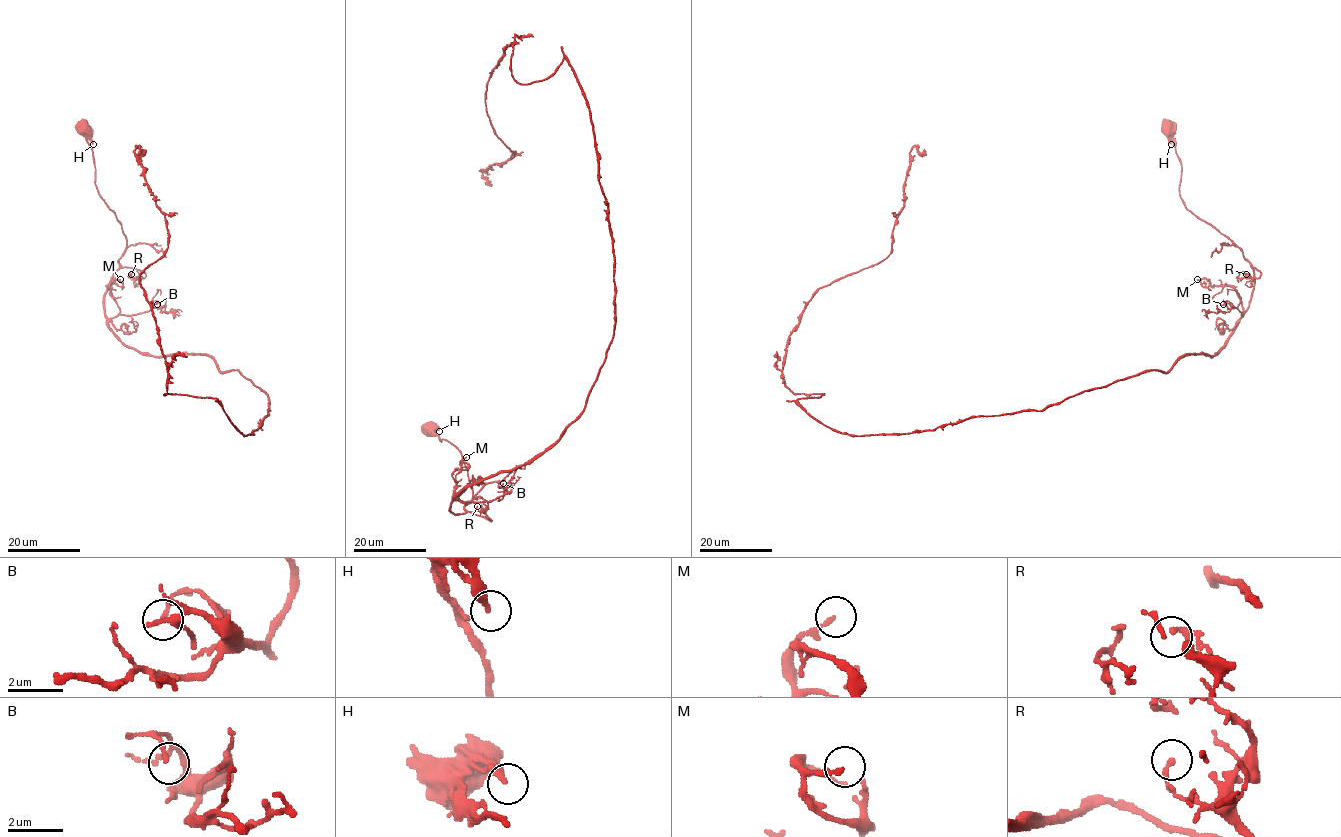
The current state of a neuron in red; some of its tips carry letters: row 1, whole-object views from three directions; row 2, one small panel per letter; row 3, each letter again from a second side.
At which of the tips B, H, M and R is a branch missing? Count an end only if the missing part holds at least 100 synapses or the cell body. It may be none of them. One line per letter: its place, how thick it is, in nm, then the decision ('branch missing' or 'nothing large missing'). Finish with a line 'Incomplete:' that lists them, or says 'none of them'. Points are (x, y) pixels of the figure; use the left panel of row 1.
B: at (157, 304); 150 nm thick; nothing large missing
H: at (93, 144); 200 nm thick; nothing large missing
M: at (120, 279); 160 nm thick; nothing large missing
R: at (131, 274); 240 nm thick; nothing large missing
Incomplete: none of them

